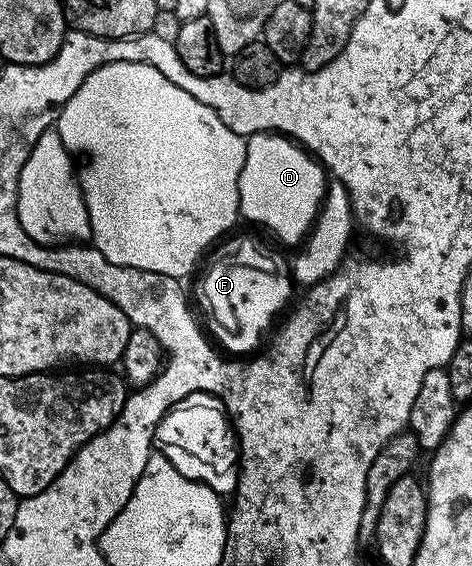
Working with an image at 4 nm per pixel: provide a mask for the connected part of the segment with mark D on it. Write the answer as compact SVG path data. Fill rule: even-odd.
M197 93L195 97L203 107L209 107L215 117L223 121L223 127L231 131L231 135L243 147L243 163L235 179L237 193L237 211L235 217L241 221L251 219L255 223L253 245L267 245L265 253L271 253L277 261L287 261L287 271L291 275L299 275L299 261L311 249L315 233L325 215L329 197L333 187L339 187L347 201L349 229L343 249L339 253L339 261L333 261L333 267L327 269L317 281L327 281L333 277L341 277L349 265L397 265L397 261L409 261L409 249L401 245L401 241L393 241L393 237L381 237L381 233L373 233L361 217L357 217L357 201L353 201L353 185L309 145L309 141L301 141L297 133L289 133L289 129L277 129L277 125L269 125L269 129L233 129L209 101L201 101Z

